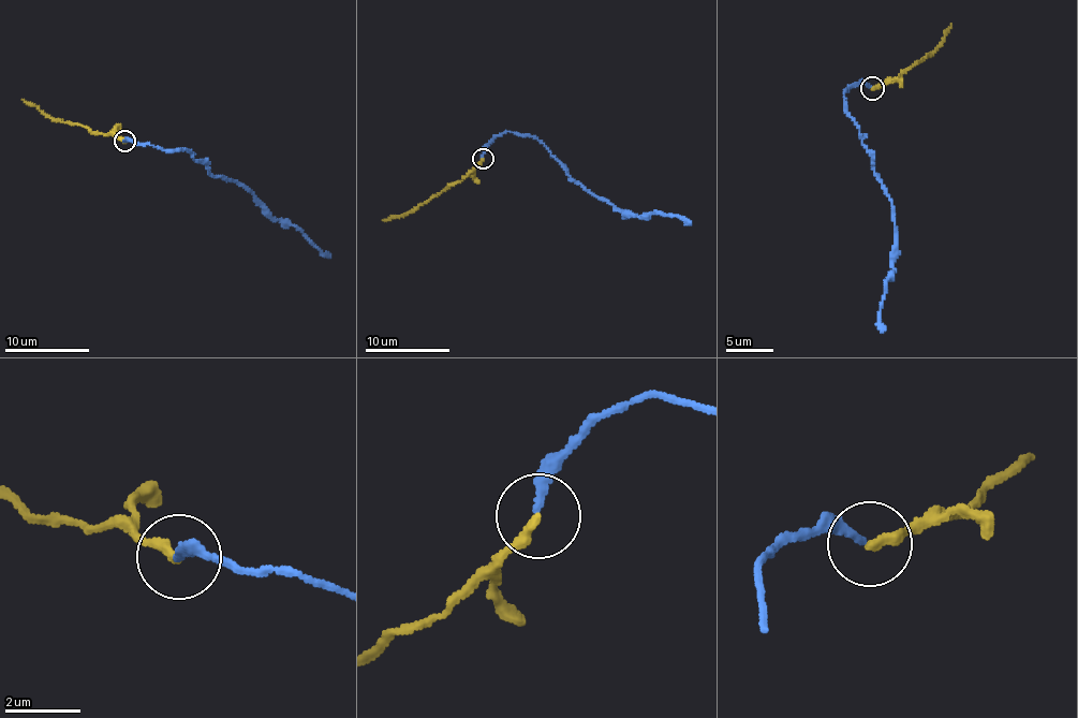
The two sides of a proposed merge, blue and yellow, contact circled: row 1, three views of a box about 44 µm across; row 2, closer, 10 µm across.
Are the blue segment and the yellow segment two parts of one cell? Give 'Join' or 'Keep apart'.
Join

